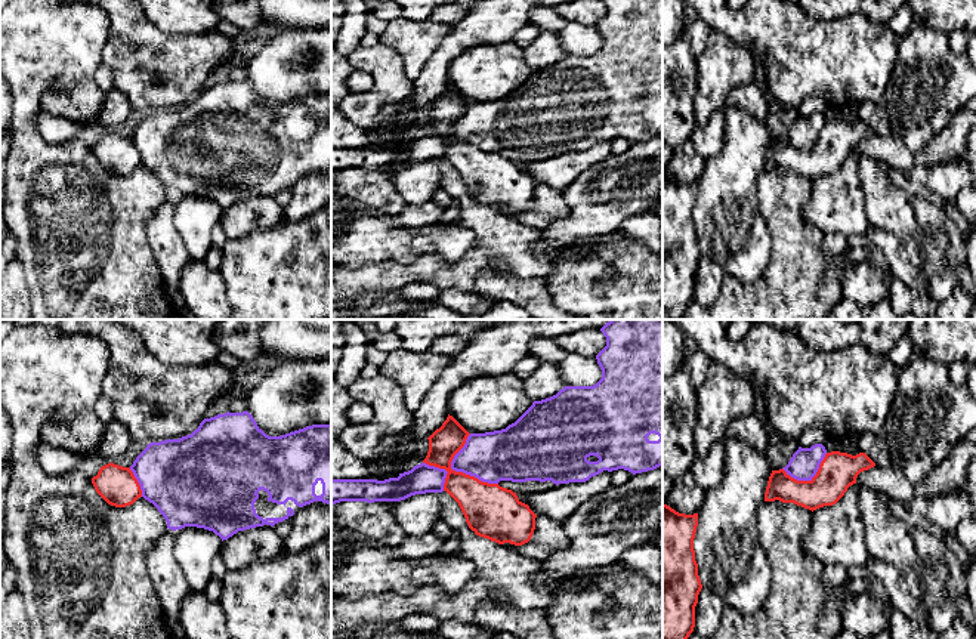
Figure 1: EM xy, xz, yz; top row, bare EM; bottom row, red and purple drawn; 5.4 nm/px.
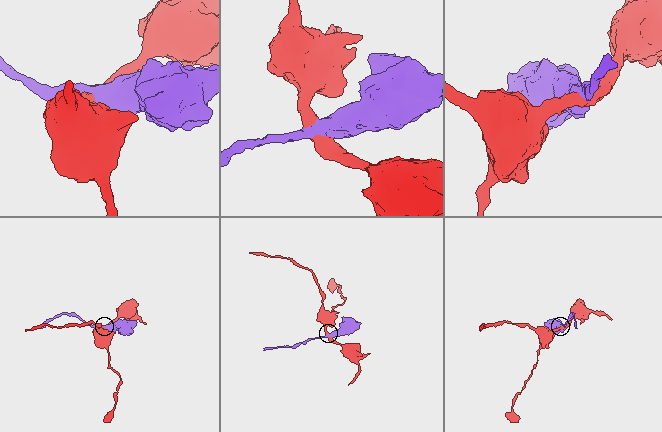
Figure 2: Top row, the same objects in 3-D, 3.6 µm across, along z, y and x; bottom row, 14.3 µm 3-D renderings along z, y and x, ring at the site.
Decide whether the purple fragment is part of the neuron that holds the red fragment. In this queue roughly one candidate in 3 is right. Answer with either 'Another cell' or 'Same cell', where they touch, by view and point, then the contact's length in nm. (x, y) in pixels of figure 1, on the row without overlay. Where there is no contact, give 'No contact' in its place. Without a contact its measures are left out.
Another cell. Touches red at xz (457, 141). Shared border 320 nm

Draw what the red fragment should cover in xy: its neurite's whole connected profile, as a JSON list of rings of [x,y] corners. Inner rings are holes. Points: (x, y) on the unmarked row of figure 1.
[[[114,132],[102,135],[92,146],[96,161],[111,175],[126,176],[142,166],[142,158],[130,136]]]

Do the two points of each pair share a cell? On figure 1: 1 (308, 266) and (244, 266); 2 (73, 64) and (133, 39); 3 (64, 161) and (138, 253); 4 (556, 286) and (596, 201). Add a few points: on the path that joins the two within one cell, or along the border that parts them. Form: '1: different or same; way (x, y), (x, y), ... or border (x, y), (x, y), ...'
1: same; way (292, 268), (261, 268)
2: different; border (110, 18), (110, 30), (101, 62)
3: same; way (68, 184), (116, 231)
4: different; border (612, 231), (593, 238), (577, 240), (570, 247)

